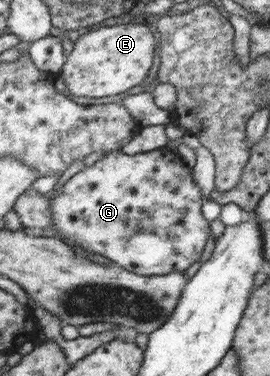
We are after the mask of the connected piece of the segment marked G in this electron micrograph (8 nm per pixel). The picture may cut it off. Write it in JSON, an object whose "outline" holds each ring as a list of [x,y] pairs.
{"outline":[[[169,147],[156,149],[139,155],[126,155],[120,149],[106,154],[94,165],[84,168],[71,177],[51,200],[53,228],[72,249],[85,251],[108,258],[132,273],[145,276],[166,275],[184,271],[188,265],[198,261],[206,239],[208,223],[200,215],[200,187],[190,177],[190,169]]]}

